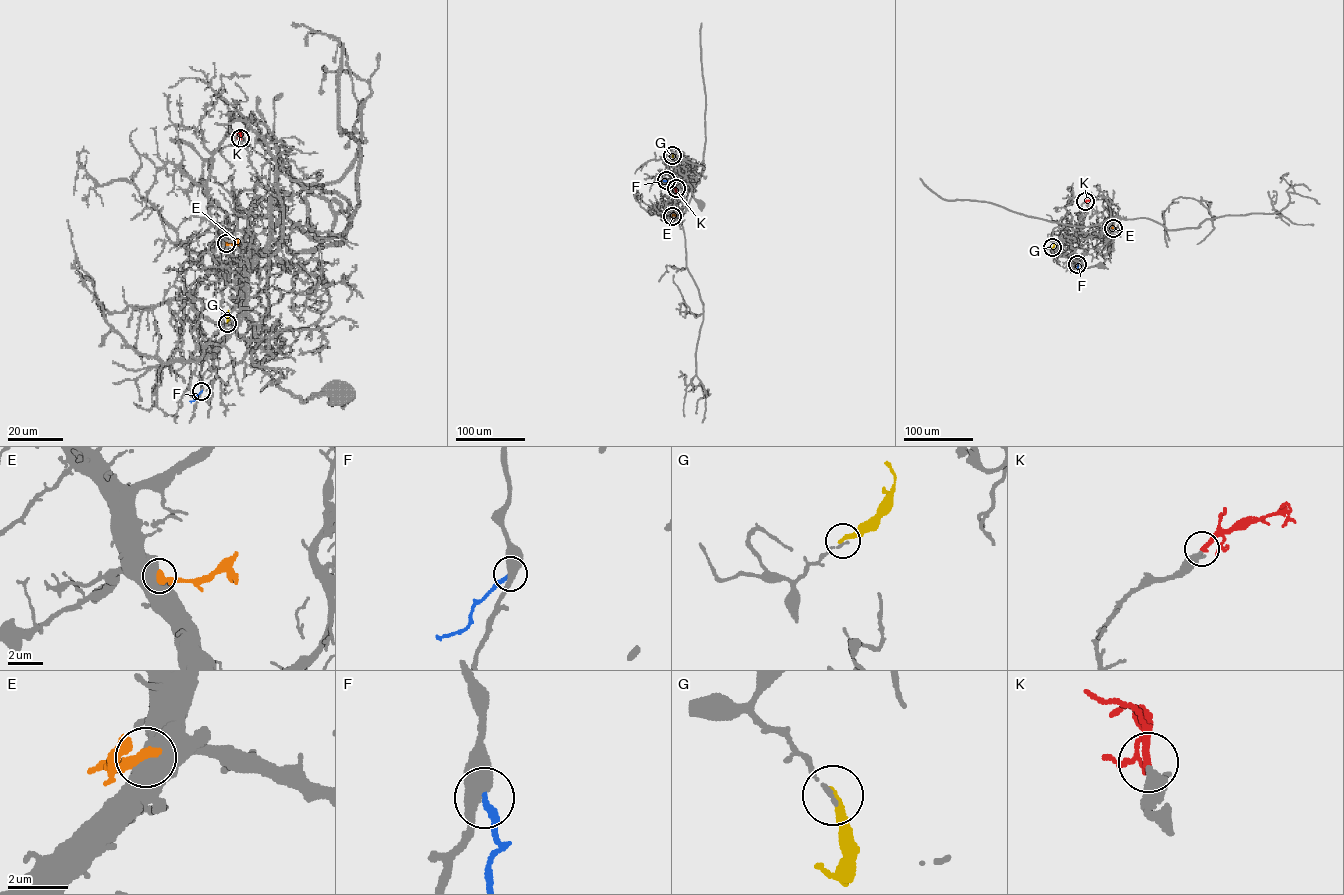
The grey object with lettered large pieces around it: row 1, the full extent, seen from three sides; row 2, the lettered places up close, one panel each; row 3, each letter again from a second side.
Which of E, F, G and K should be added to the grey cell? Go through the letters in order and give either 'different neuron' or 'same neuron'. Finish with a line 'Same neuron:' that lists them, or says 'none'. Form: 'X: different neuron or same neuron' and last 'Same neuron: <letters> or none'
E: different neuron
F: different neuron
G: different neuron
K: same neuron
Same neuron: K

